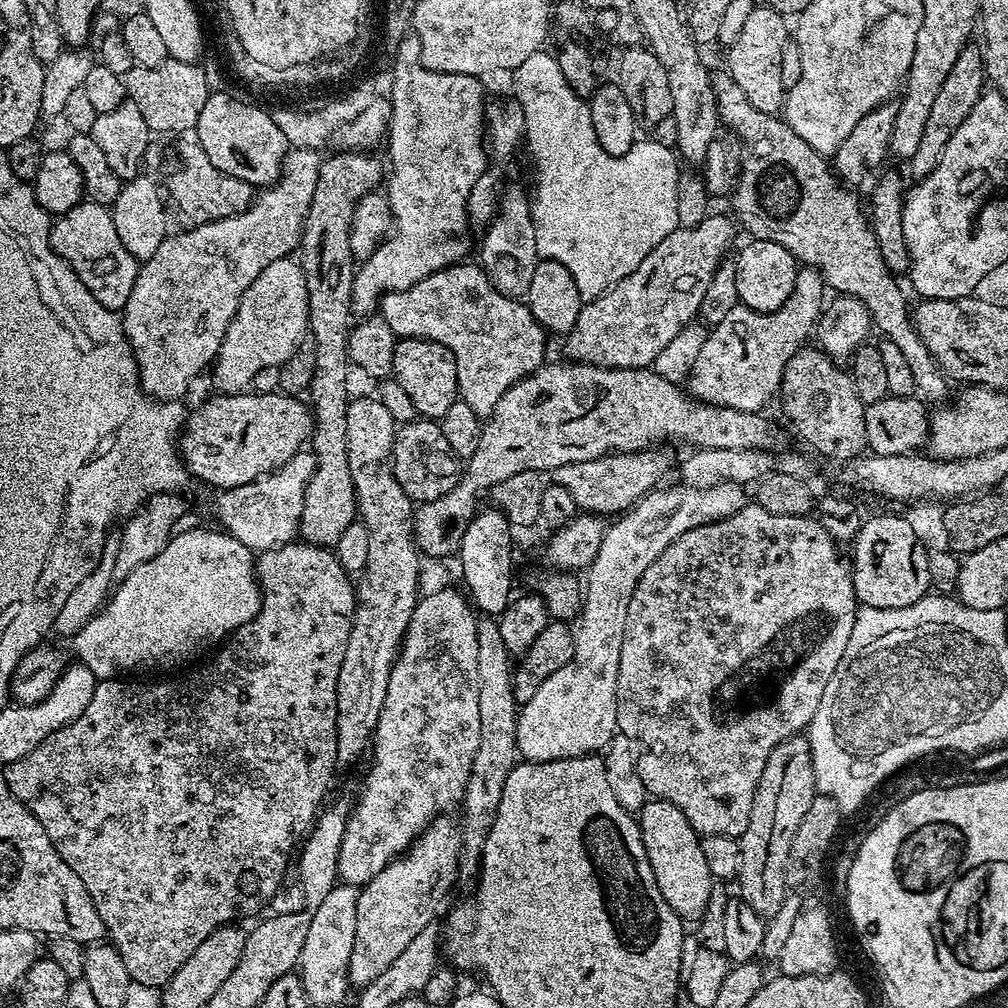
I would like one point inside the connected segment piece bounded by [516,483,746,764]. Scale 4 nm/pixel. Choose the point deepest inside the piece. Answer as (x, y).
(573, 713)

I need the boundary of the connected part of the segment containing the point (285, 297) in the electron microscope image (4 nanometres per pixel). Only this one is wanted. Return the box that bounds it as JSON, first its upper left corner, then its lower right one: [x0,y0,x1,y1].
[211,258,310,394]

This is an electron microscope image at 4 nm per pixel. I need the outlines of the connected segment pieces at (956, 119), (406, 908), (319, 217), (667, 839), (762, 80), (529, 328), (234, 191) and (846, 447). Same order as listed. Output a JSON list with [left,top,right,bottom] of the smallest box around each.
[[910,46,986,177],[348,816,463,988],[303,154,380,251],[638,799,714,922],[726,6,790,114],[378,262,546,418],[166,142,254,225],[778,346,869,462]]

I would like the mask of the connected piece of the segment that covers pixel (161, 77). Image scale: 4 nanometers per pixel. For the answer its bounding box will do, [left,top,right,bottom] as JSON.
[124,59,210,133]

